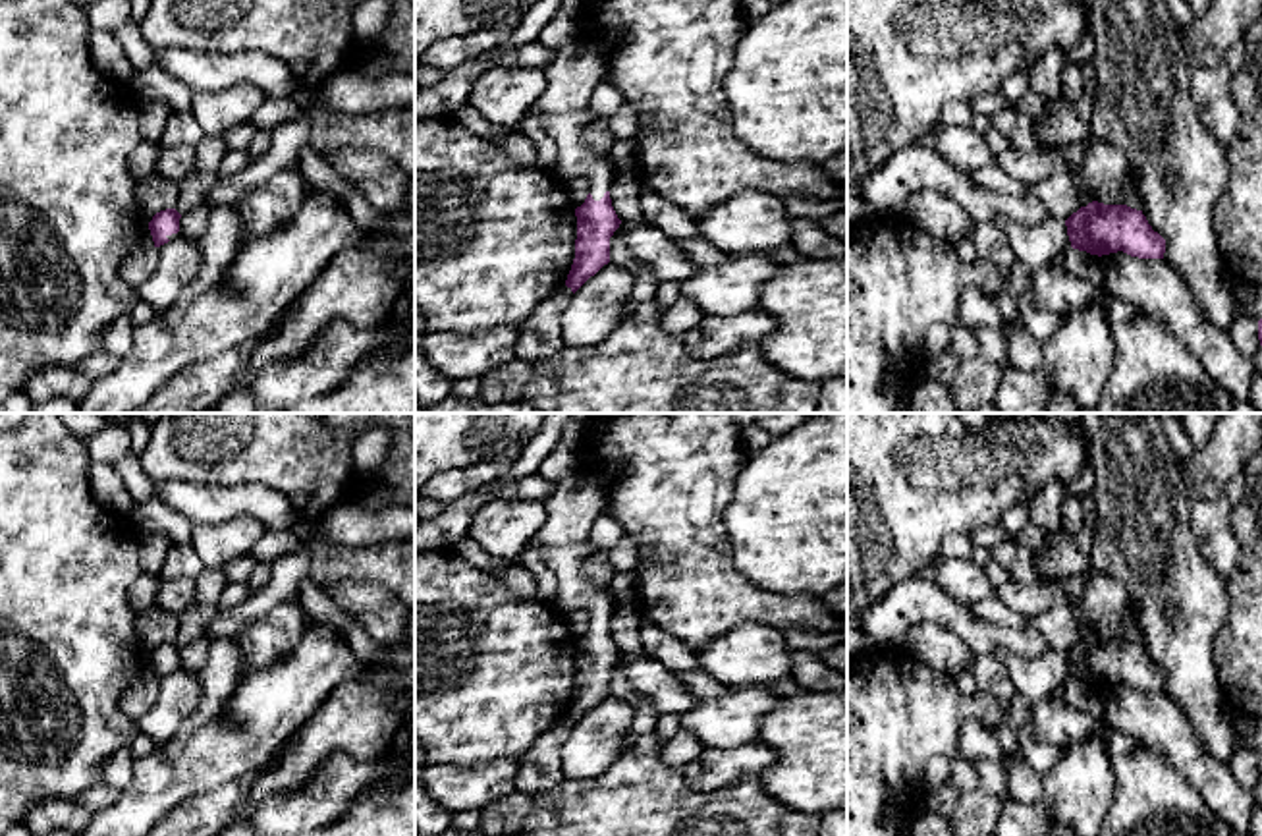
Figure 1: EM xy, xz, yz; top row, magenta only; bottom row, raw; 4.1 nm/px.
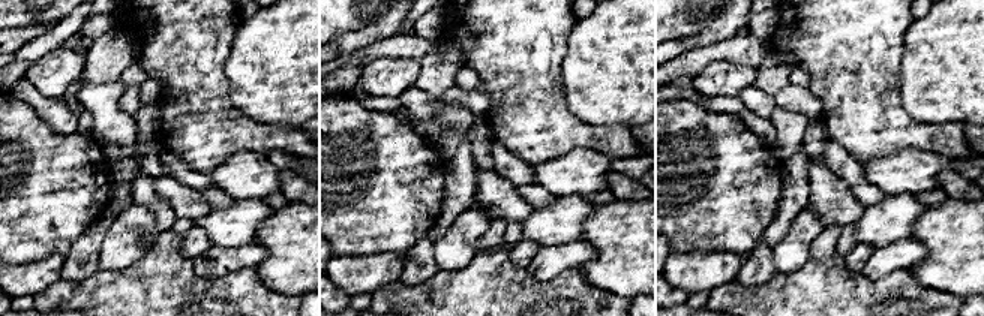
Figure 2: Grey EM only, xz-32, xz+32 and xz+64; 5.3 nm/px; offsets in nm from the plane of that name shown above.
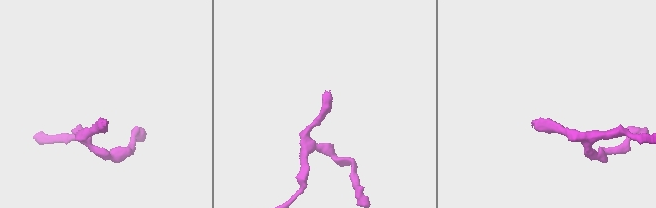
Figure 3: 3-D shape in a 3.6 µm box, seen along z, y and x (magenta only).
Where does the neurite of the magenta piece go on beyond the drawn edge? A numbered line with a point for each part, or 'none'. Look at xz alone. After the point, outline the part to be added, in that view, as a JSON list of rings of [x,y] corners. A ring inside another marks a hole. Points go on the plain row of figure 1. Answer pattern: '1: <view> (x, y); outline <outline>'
1: xz (576, 591); outline [[[581,541],[562,546],[544,544],[542,554],[558,579],[558,608],[567,612],[585,610],[592,618],[592,631],[600,633],[614,614],[614,597],[610,589],[592,583],[585,575],[592,543]]]

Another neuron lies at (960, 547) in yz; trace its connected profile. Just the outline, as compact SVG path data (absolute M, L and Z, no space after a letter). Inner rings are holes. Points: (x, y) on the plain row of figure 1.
M947 535L940 544L942 558L969 560L974 544L967 535Z

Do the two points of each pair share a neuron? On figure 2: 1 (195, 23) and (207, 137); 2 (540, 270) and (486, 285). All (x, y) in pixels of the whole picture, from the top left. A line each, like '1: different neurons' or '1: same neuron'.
1: same neuron
2: different neurons

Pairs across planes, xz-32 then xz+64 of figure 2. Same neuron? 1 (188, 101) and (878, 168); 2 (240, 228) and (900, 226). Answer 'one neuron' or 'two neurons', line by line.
1: two neurons
2: one neuron

